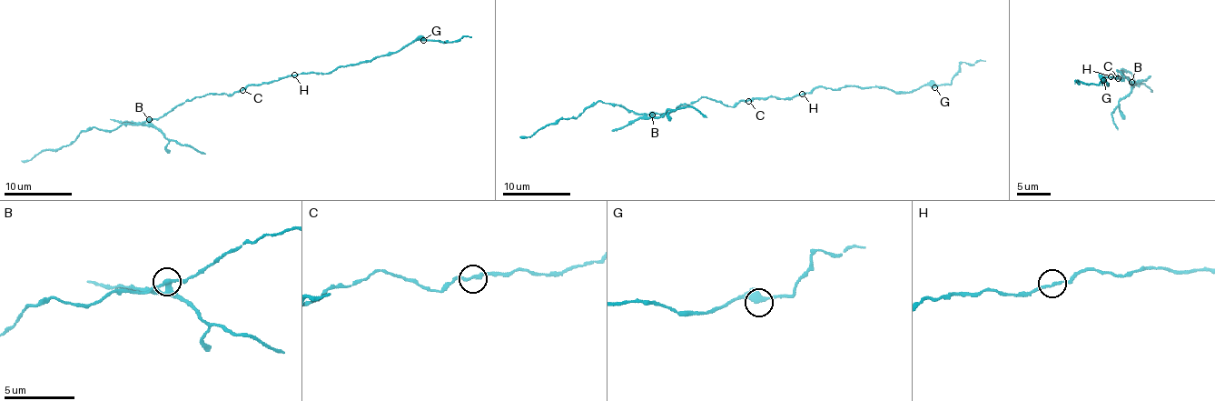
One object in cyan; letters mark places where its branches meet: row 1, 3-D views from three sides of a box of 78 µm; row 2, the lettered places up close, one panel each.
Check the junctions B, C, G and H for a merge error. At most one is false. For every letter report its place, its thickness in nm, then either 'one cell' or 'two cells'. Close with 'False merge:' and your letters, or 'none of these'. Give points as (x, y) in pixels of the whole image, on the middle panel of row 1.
B: at (652, 115); 280 nm thick; two cells
C: at (748, 101); 200 nm thick; one cell
G: at (934, 87); 320 nm thick; one cell
H: at (802, 94); 160 nm thick; one cell
False merge: B

